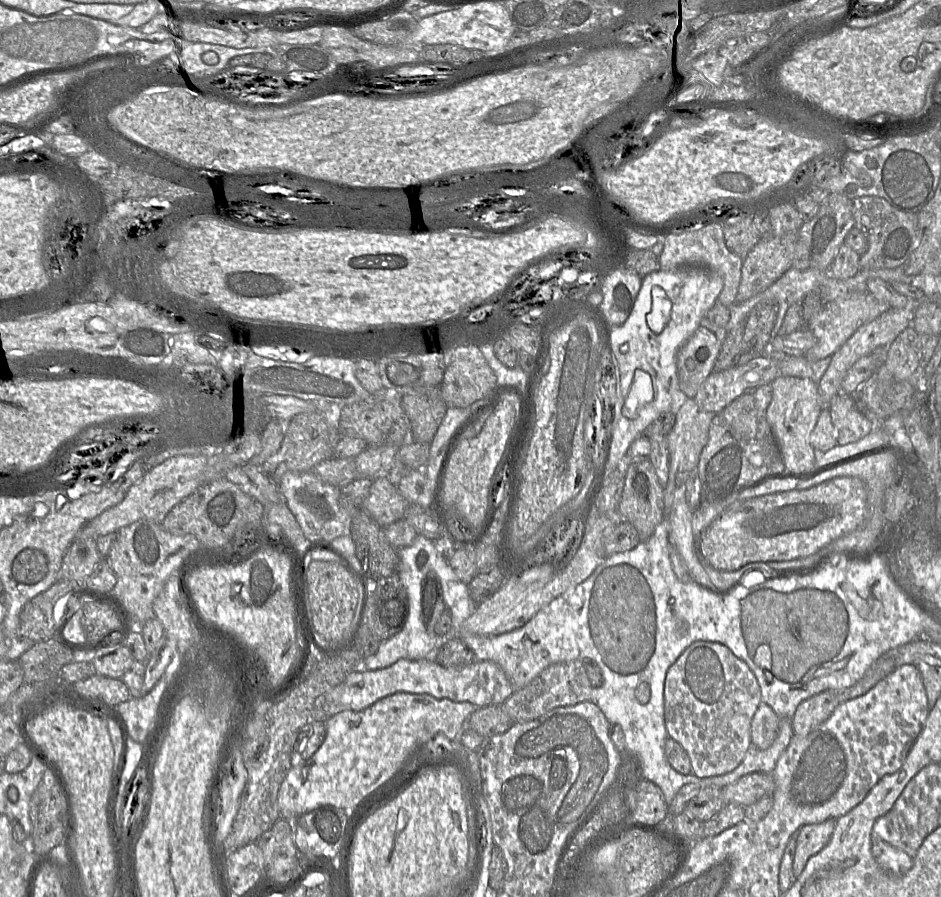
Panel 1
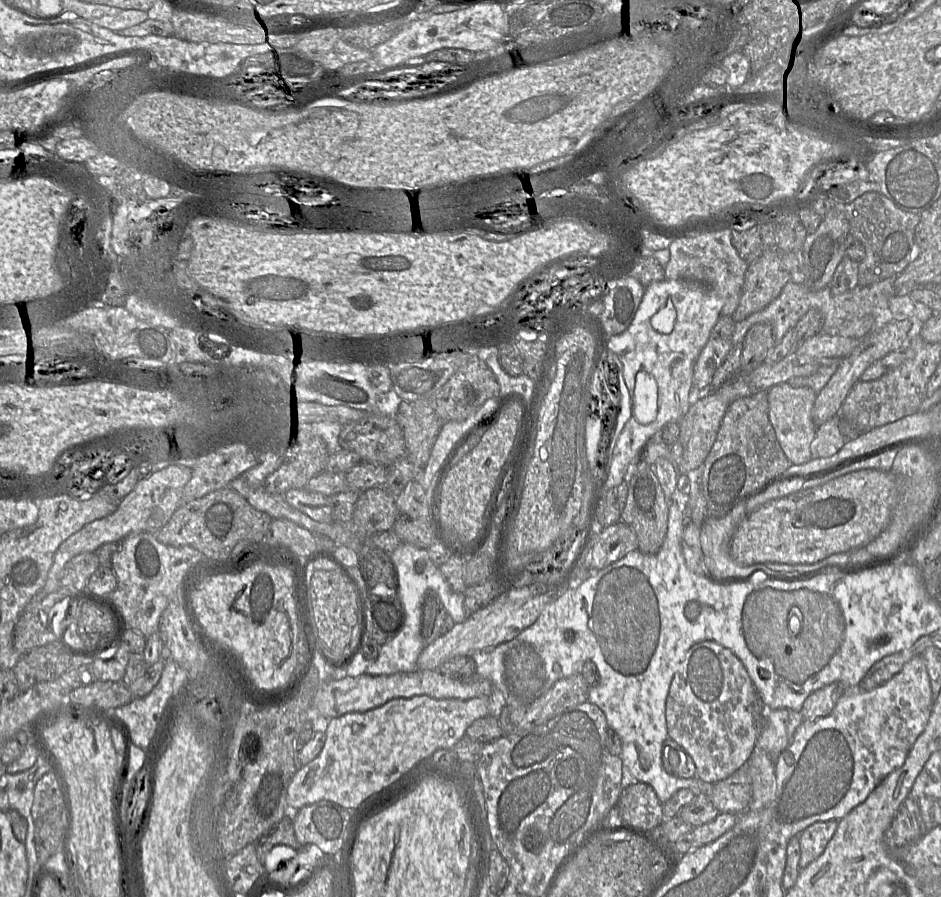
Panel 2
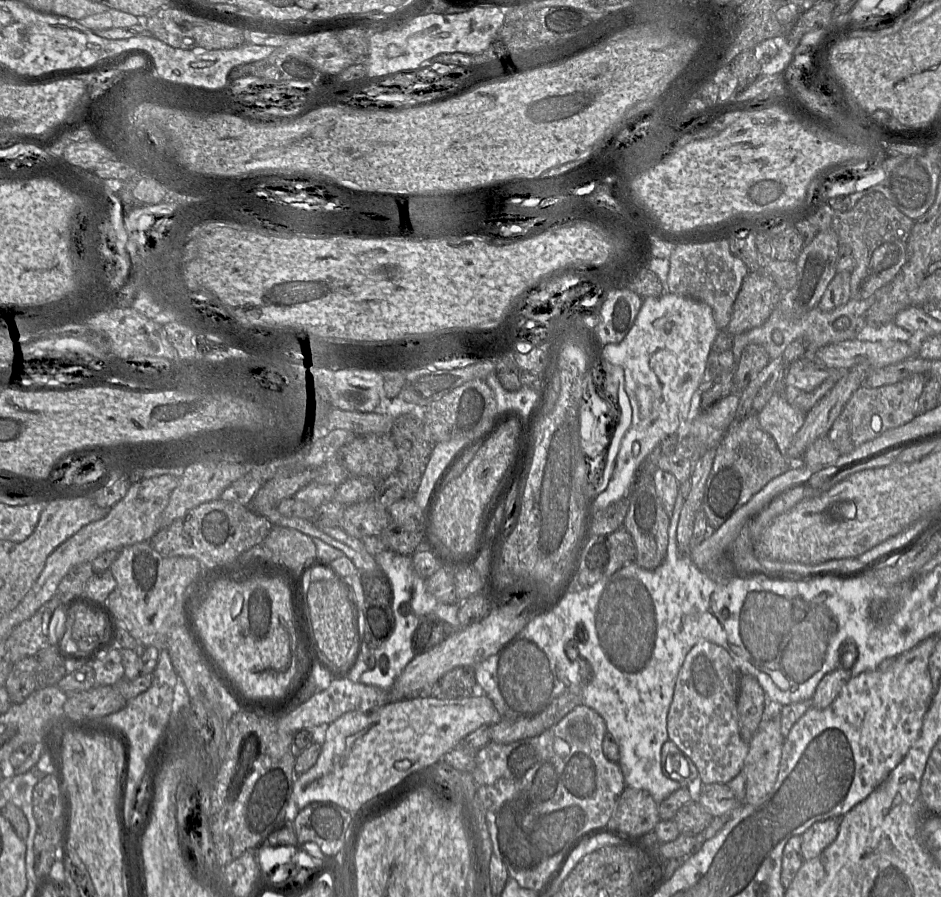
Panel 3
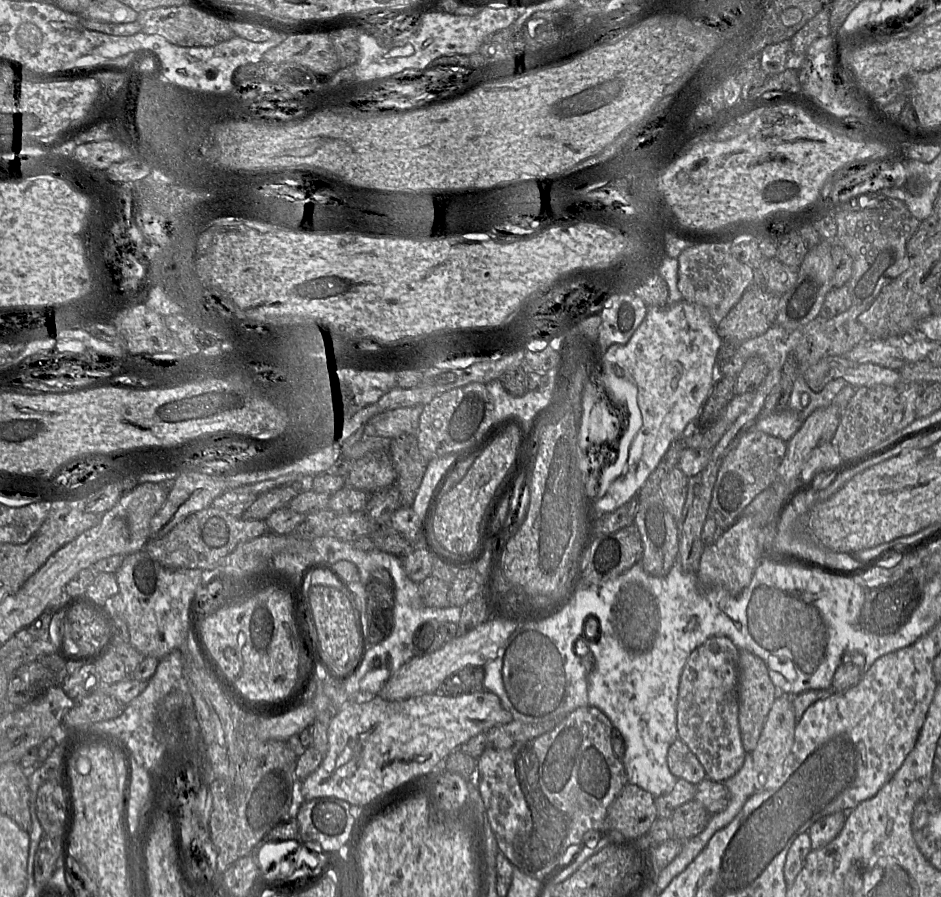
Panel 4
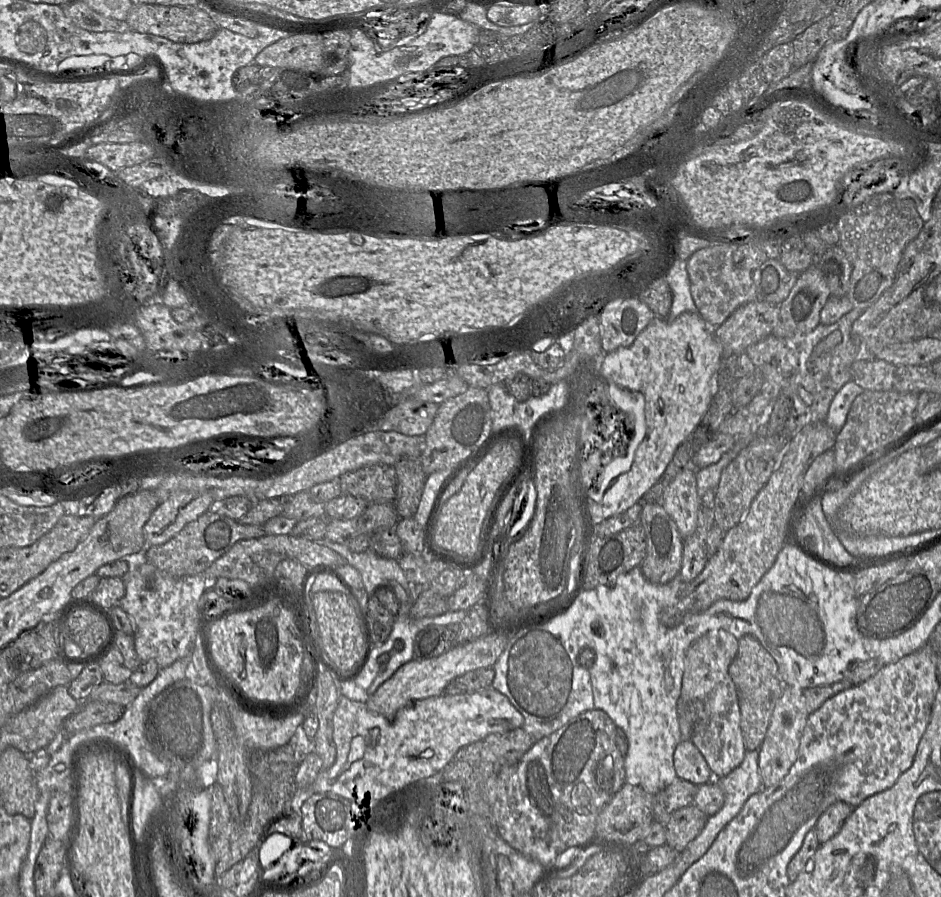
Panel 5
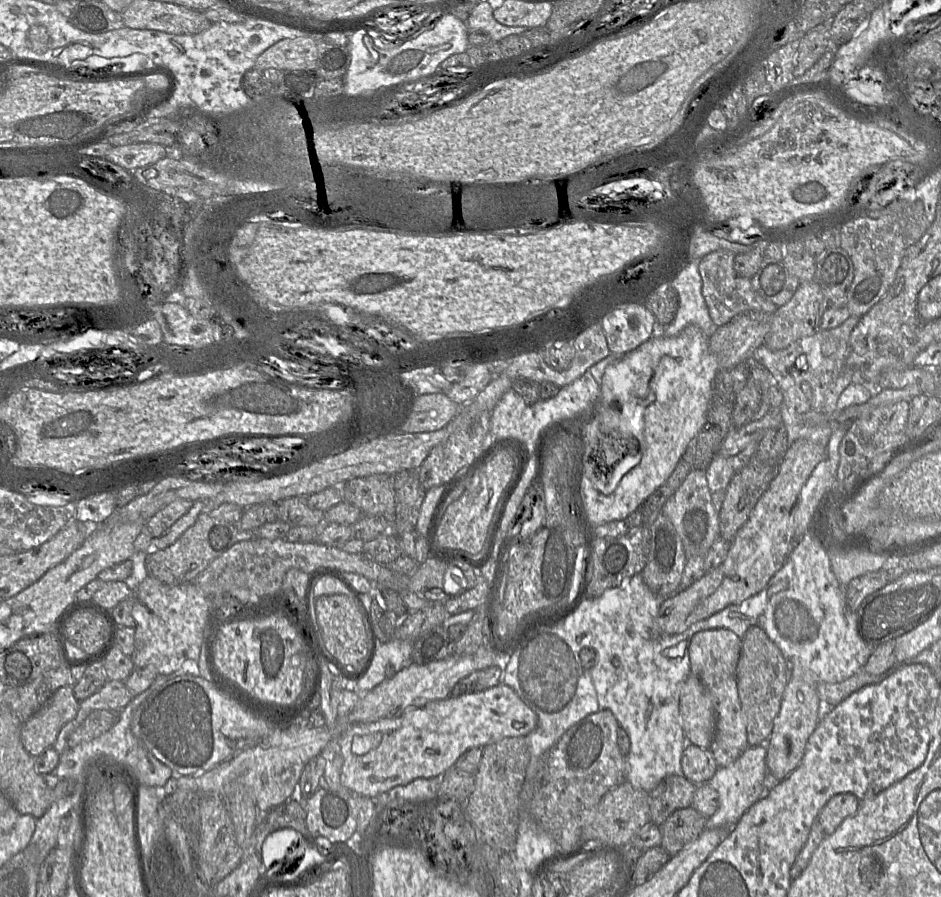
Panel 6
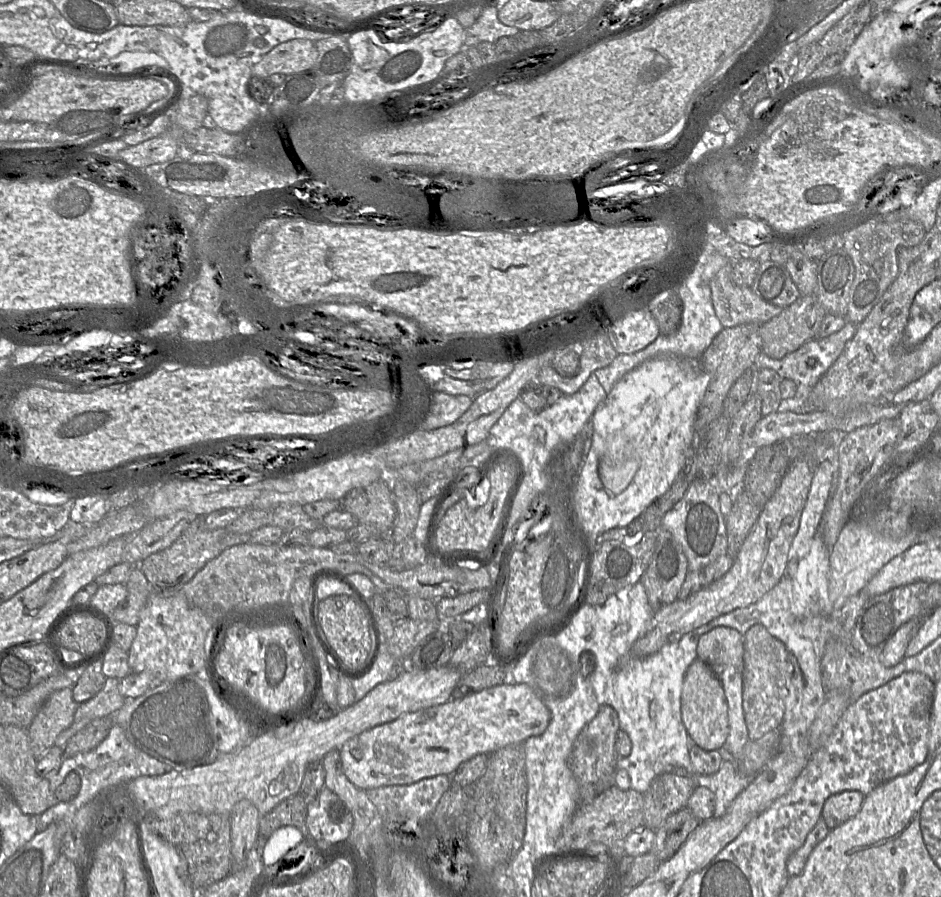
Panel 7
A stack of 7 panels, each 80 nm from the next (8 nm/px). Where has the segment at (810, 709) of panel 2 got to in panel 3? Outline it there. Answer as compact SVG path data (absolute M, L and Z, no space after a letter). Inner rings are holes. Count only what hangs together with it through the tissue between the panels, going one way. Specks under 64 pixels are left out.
M844 648L842 653L842 666L827 674L818 684L816 691L811 698L812 706L824 709L838 697L843 687L851 678L850 667L854 664L856 654L846 654Z

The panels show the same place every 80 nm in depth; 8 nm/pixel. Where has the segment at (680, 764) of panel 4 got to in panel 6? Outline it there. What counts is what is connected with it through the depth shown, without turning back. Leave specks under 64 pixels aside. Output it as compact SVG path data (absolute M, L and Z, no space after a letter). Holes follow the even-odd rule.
M688 744L681 758L682 775L696 785L706 784L718 766L710 750Z

